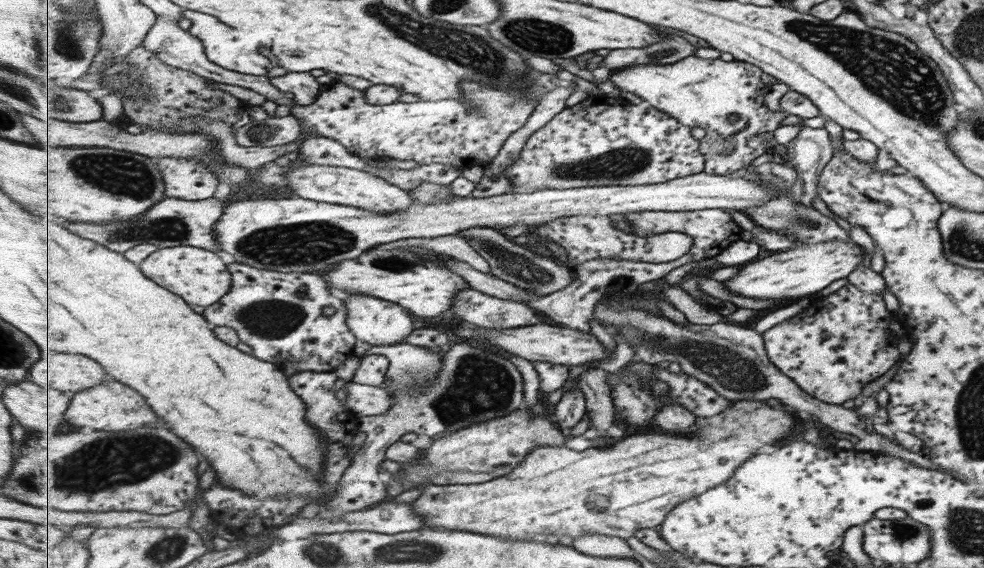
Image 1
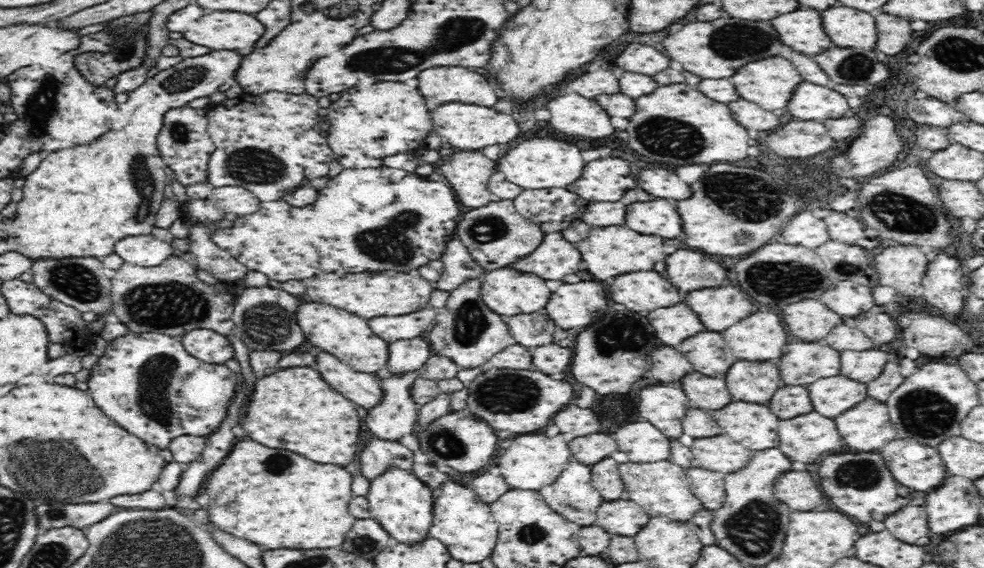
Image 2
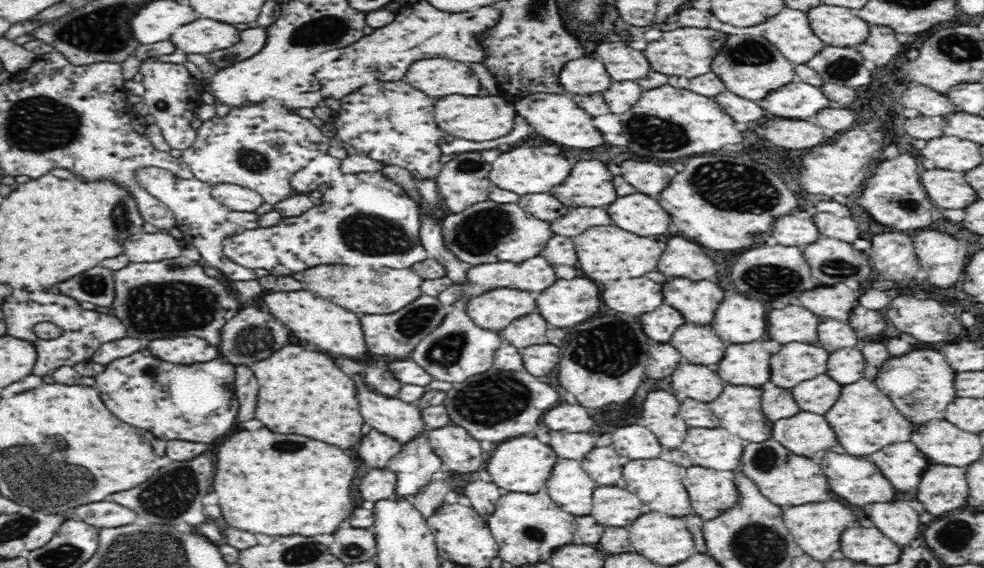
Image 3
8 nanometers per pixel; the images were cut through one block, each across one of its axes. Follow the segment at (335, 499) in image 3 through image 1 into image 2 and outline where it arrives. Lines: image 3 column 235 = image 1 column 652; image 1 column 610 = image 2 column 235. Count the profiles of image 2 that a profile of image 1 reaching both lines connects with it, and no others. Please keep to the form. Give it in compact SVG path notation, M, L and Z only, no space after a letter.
M254 440L238 442L228 458L210 474L206 480L208 494L208 520L224 532L249 540L267 550L314 550L318 548L340 549L346 532L354 526L357 518L350 514L348 502L352 498L350 490L352 476L340 466L314 464L298 454L286 450L270 450Z

